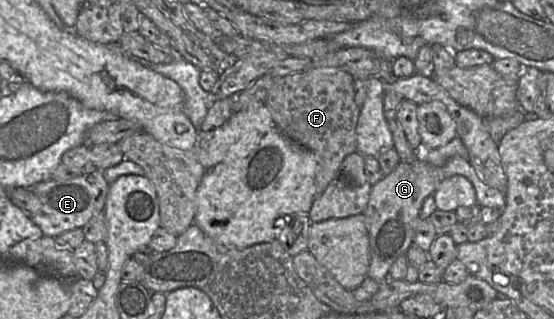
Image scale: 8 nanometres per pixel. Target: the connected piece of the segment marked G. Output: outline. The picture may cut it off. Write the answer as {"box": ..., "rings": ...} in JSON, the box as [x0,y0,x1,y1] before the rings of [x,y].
{"box":[362,157,505,283],"rings":[[[418,157],[412,163],[400,162],[388,175],[371,186],[370,196],[362,215],[368,234],[369,265],[367,276],[378,283],[388,277],[391,265],[398,257],[406,255],[412,245],[414,221],[424,200],[435,192],[438,185],[453,175],[462,175],[469,179],[476,192],[477,206],[486,206],[501,212],[505,207],[505,195],[485,184],[480,179],[467,158],[453,157],[442,166],[434,166]]]}

